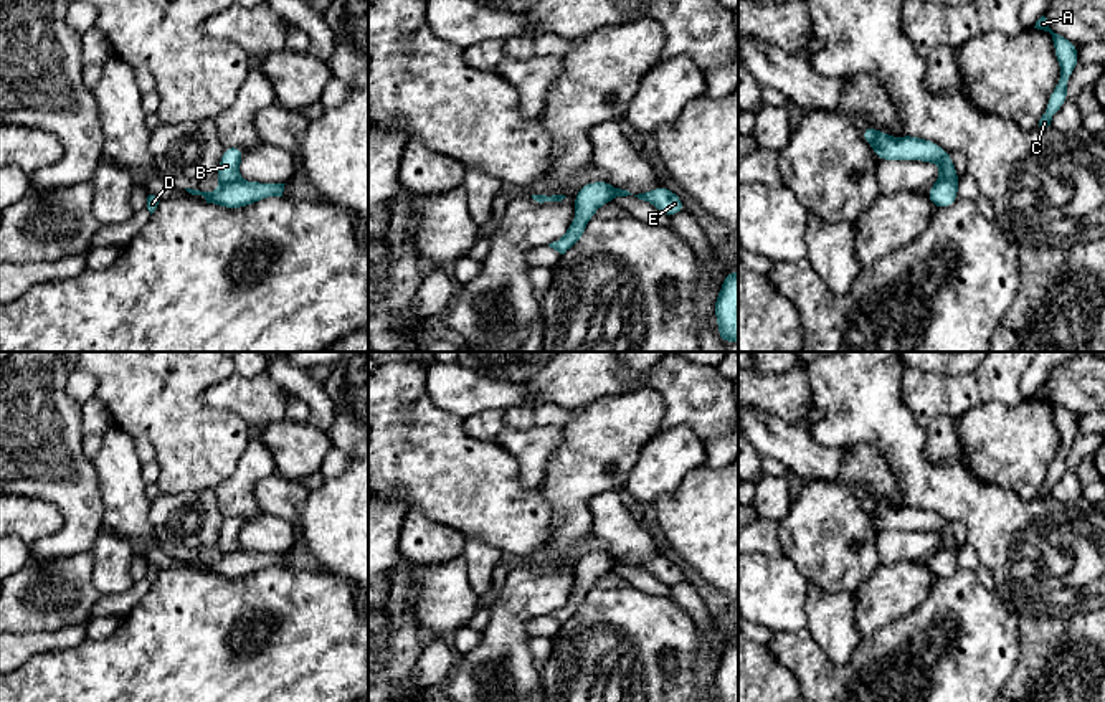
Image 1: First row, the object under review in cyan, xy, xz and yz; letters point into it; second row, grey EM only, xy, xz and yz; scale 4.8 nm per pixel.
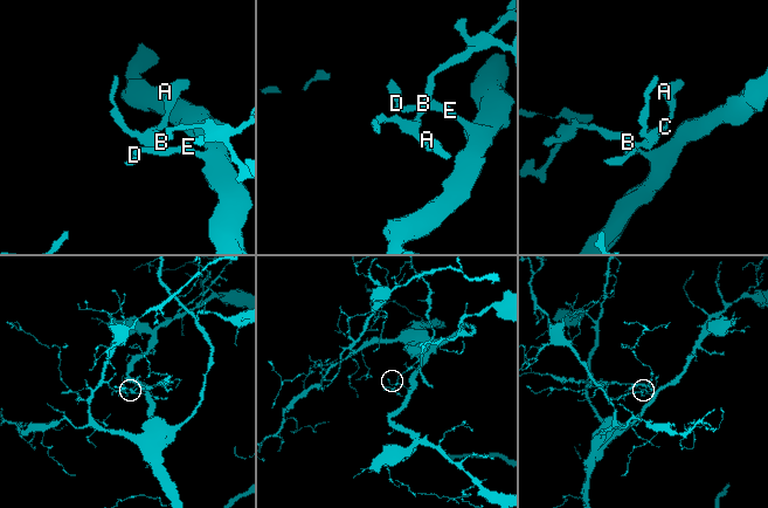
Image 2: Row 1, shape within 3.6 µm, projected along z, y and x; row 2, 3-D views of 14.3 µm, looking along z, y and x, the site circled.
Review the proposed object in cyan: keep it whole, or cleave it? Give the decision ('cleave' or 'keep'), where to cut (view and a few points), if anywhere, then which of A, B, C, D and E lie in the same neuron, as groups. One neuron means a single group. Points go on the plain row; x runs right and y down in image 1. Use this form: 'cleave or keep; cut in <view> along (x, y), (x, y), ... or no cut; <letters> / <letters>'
cleave; cut in yz along (940, 549), (955, 552); A B C / D E

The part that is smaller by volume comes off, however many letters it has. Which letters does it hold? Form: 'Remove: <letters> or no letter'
Remove: A, B, C

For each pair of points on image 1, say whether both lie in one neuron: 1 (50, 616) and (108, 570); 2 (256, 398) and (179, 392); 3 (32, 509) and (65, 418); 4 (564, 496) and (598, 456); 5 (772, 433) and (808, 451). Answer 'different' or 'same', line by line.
1: different
2: different
3: different
4: same
5: same

